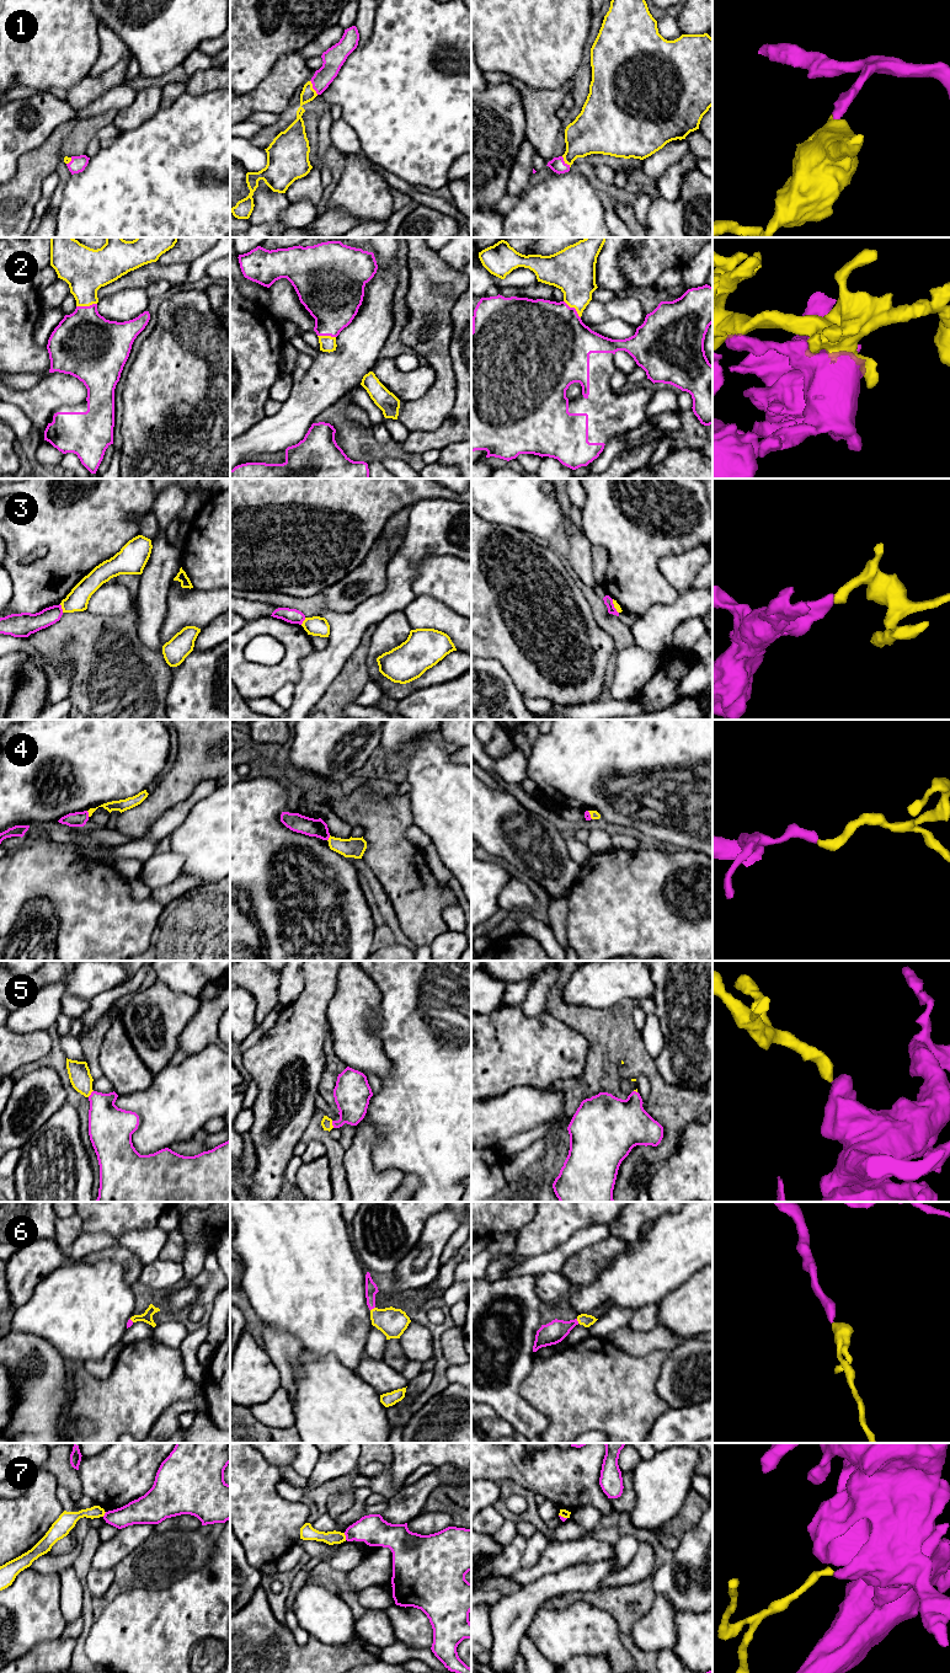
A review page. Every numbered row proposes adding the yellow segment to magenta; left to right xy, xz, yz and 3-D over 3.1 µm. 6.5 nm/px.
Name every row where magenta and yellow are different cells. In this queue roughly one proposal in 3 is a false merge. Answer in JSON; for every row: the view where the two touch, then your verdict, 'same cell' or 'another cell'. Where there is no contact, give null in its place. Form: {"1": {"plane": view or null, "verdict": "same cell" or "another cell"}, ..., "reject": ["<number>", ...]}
{"1": {"plane": "xz", "verdict": "same cell"}, "2": {"plane": "xy", "verdict": "same cell"}, "3": {"plane": "xy", "verdict": "another cell"}, "4": {"plane": "xy", "verdict": "another cell"}, "5": {"plane": "xz", "verdict": "same cell"}, "6": {"plane": "xz", "verdict": "same cell"}, "7": {"plane": "xz", "verdict": "another cell"}, "reject": ["3", "4", "7"]}

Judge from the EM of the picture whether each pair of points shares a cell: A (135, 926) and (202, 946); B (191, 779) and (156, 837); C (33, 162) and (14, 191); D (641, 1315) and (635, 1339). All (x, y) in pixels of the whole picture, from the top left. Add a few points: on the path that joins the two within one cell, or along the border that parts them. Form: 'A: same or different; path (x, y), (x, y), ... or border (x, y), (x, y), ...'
A: different; border (164, 907), (151, 936), (151, 942), (147, 947)
B: different; border (197, 786), (186, 798), (171, 806), (153, 823)
C: same; path (32, 170), (21, 183)
D: different; border (657, 1325), (647, 1331), (633, 1331), (626, 1326)

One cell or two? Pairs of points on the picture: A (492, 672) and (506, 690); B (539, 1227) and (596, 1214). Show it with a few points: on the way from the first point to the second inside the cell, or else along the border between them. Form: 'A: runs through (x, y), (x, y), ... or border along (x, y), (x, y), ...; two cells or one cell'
A: runs through (492, 677), (501, 685); one cell
B: runs through (553, 1223), (561, 1214), (582, 1214); one cell

